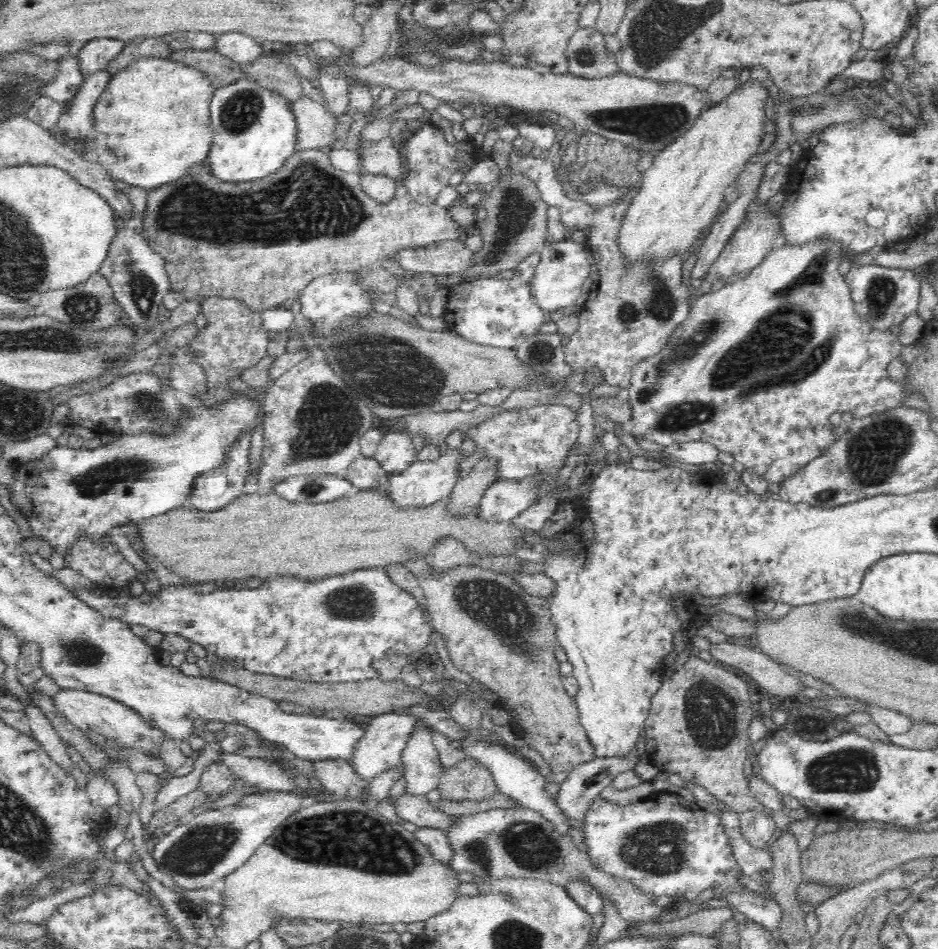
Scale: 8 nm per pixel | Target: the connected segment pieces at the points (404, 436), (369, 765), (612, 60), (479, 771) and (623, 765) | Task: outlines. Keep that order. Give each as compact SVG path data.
M388 432L373 458L390 474L396 474L406 470L412 462L416 462L416 448L412 443L413 437L406 432Z
M401 711L382 713L368 719L369 723L368 728L366 728L366 734L356 744L356 752L354 752L354 758L352 758L350 763L354 765L354 769L356 769L356 773L360 777L371 779L374 778L374 775L380 774L383 770L392 768L401 762L404 748L408 746L408 740L410 740L412 732L416 730L418 720Z
M579 27L569 38L566 48L568 73L584 78L600 78L620 71L616 56L606 51L603 34L595 27Z
M466 757L457 764L444 768L438 790L442 799L482 801L496 793L496 785L485 766Z
M634 752L628 758L594 758L591 761L580 763L570 771L568 776L565 775L560 784L560 790L558 790L558 796L556 796L558 806L568 818L576 818L578 821L584 820L590 812L590 806L600 796L600 792L612 784L612 779L624 770L634 769L639 761L640 756Z

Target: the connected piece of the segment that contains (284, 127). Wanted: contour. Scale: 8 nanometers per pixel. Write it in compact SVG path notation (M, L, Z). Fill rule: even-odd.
M242 77L214 91L211 105L213 143L208 161L216 177L226 182L248 182L274 174L294 154L298 121L290 101L278 91L263 87L252 77Z

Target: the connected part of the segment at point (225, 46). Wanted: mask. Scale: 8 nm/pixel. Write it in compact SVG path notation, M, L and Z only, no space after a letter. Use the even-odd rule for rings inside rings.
M222 33L214 51L228 56L239 65L252 64L263 55L271 53L269 46L259 44L254 37L244 33Z

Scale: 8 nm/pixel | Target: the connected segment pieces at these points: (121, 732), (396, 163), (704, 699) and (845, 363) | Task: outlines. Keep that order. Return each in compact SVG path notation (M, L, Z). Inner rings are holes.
M76 687L60 689L52 698L58 712L82 731L92 729L100 734L108 735L128 747L136 747L137 750L149 752L151 756L159 754L159 746L162 739L166 737L165 734L148 726L137 712L129 709L125 704L108 698L108 696L76 689ZM154 744L157 746L155 749Z
M390 138L380 140L380 142L363 141L360 146L359 154L363 172L384 174L401 180L408 176L405 156L395 141Z
M689 656L682 668L662 683L653 694L651 707L645 720L644 732L645 756L652 759L656 768L670 773L678 773L684 781L698 784L706 788L716 800L722 800L729 810L736 813L757 810L771 816L778 829L785 829L790 824L788 814L783 810L774 810L755 799L749 791L748 778L744 774L746 750L748 750L748 727L750 720L757 714L754 705L749 700L748 682L739 674L731 673L723 666L706 662L698 656Z
M830 235L803 243L792 243L783 239L758 266L752 267L746 278L735 278L726 281L724 287L719 290L695 295L688 318L672 331L665 345L656 354L648 355L632 367L628 400L633 409L633 418L627 426L628 432L636 439L645 439L662 445L688 442L688 440L710 442L718 447L719 452L732 455L735 462L744 465L748 471L760 475L769 483L780 483L796 474L798 470L802 470L814 458L820 457L828 450L827 446L838 440L832 432L835 426L829 420L834 412L841 410L851 412L854 418L864 418L866 415L880 414L898 406L902 407L900 402L904 400L904 387L900 387L900 384L895 384L888 378L887 368L892 360L900 358L903 345L890 329L872 327L856 311L856 301L852 299L850 286L838 271L840 262L846 258L851 257L844 251L842 241L832 239Z

